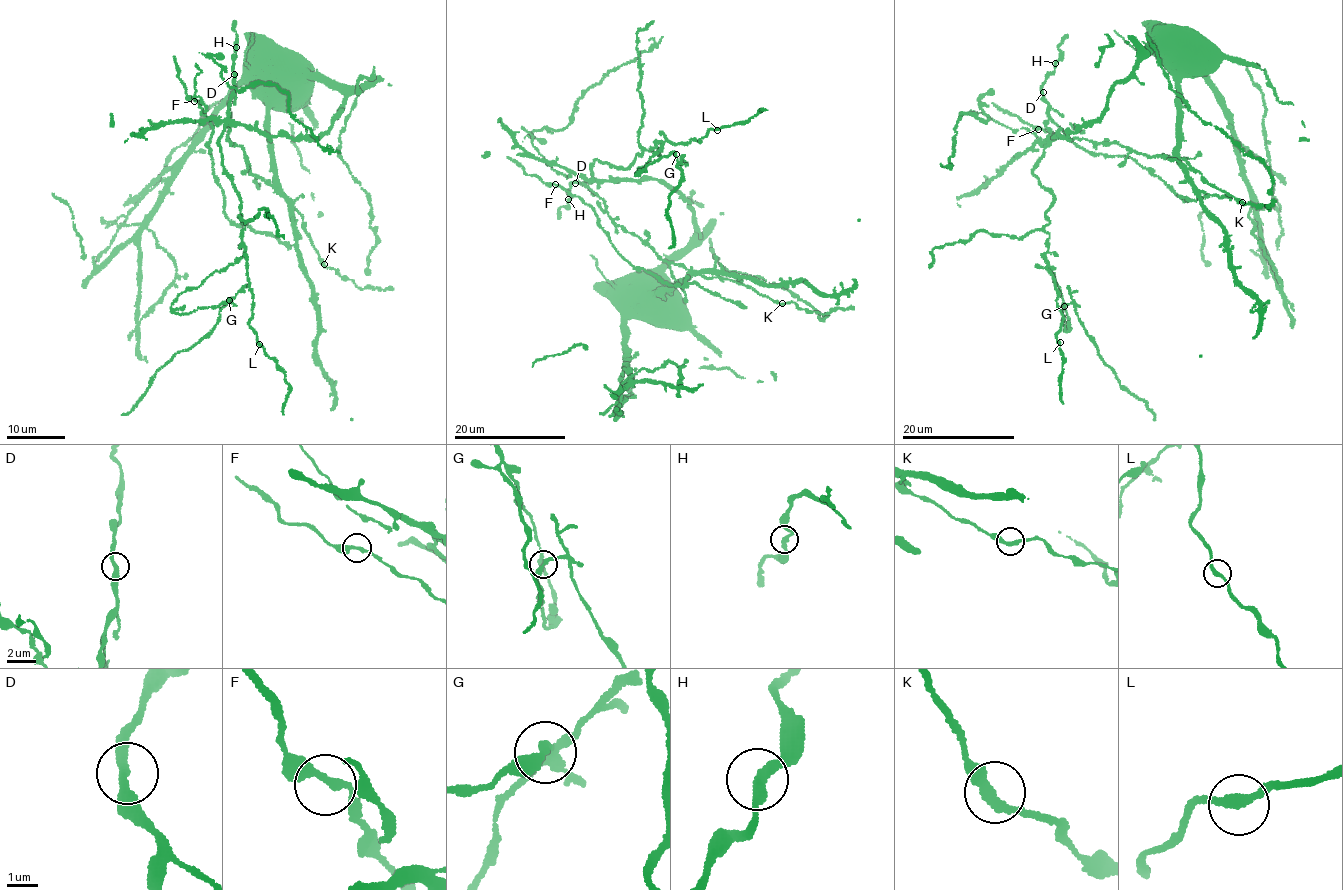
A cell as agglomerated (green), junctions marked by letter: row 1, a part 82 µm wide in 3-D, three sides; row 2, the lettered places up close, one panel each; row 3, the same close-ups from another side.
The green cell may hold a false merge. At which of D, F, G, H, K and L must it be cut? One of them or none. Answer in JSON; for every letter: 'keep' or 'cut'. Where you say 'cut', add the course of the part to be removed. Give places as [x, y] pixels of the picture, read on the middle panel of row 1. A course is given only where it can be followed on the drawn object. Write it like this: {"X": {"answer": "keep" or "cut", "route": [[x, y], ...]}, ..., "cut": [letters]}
{"D": {"answer": "keep"}, "F": {"answer": "keep"}, "G": {"answer": "cut", "route": [[676, 153], [677, 167], [683, 173], [668, 199], [667, 214], [675, 238], [673, 246], [668, 248]]}, "H": {"answer": "keep"}, "K": {"answer": "keep"}, "L": {"answer": "keep"}, "cut": ["G"]}

